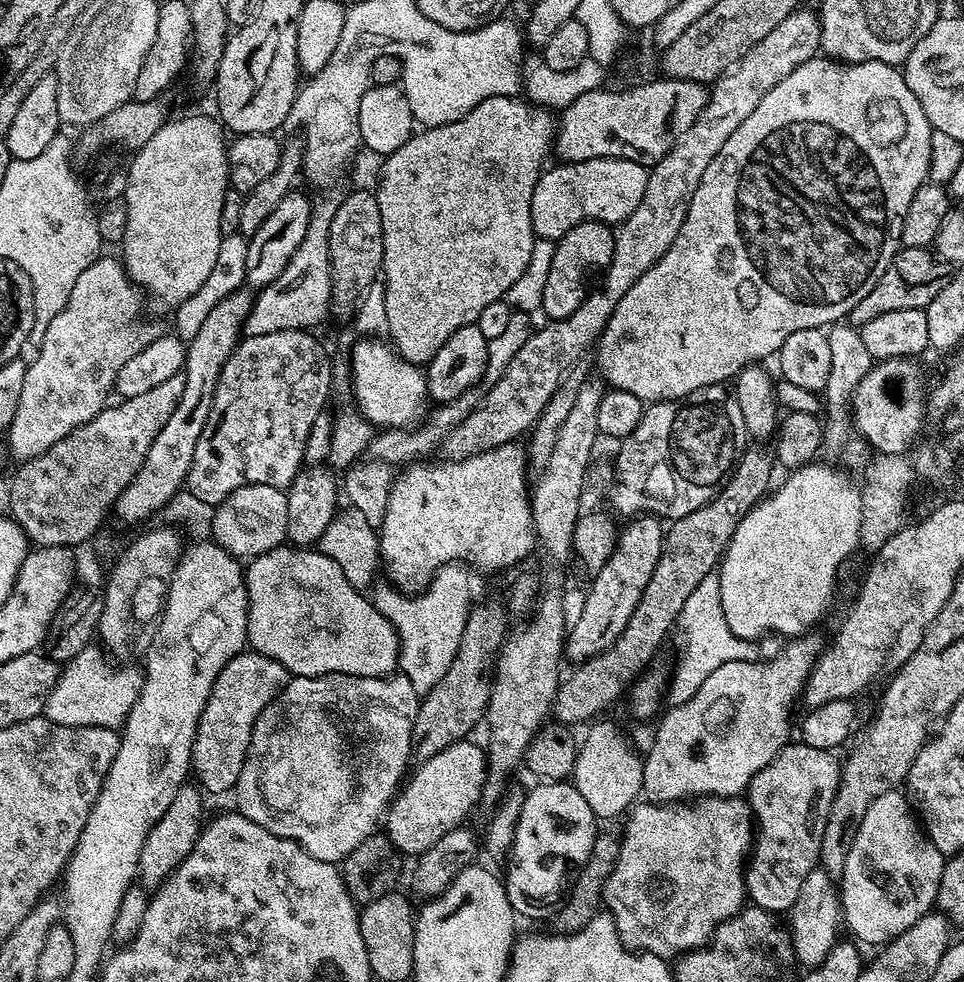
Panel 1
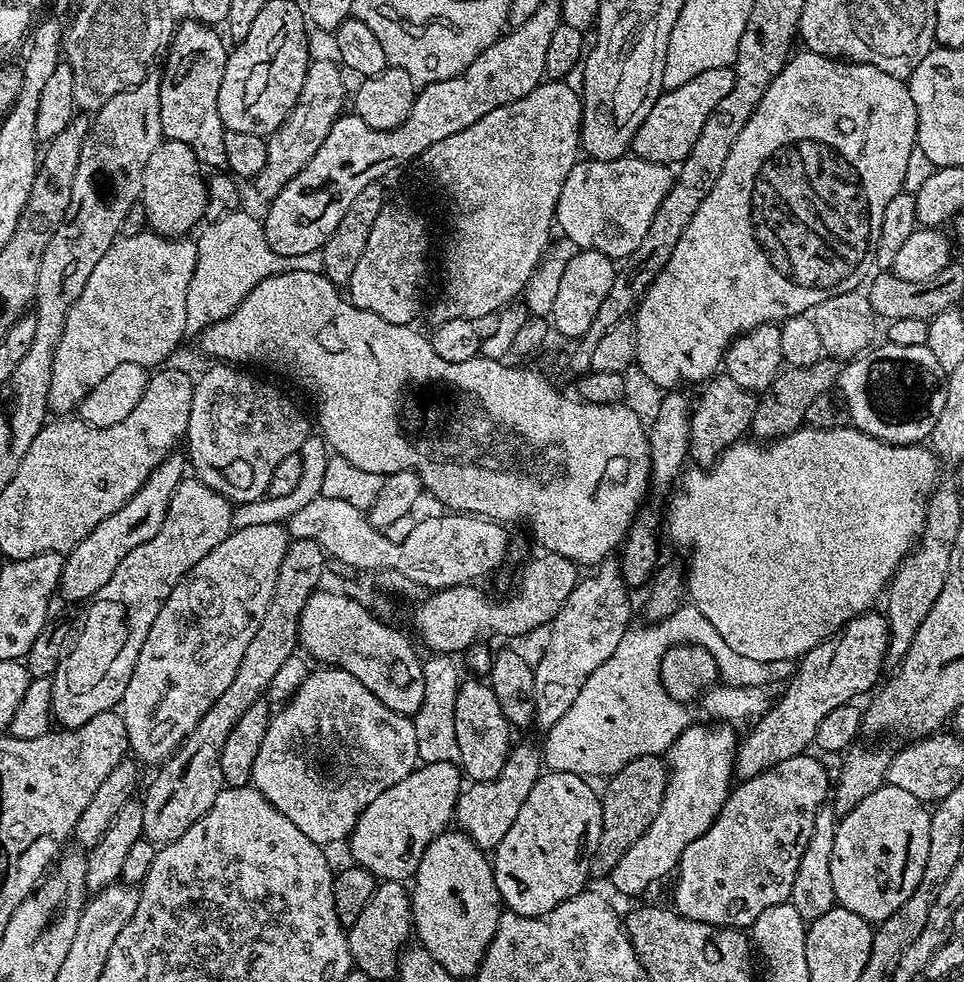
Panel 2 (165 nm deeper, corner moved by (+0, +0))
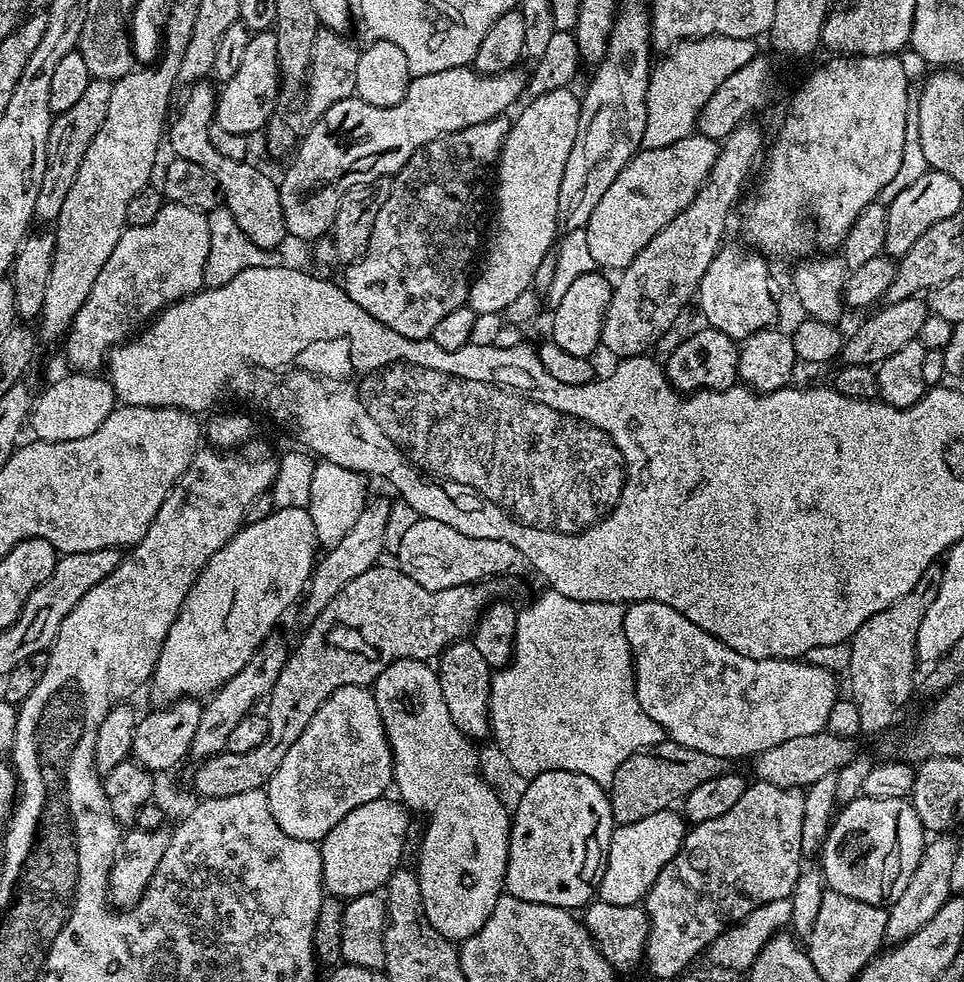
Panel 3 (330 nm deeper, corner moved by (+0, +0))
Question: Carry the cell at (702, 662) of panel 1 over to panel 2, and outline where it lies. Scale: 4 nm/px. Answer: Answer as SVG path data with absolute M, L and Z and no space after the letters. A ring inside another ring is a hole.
M681 606L673 616L651 623L648 627L650 628L632 626L622 635L622 642L618 643L614 654L586 680L582 692L578 694L570 710L559 718L554 727L547 729L545 736L548 737L542 741L543 763L547 771L573 772L575 776L585 778L593 778L592 776L611 778L631 760L643 756L663 757L669 746L678 738L678 734L686 731L694 722L693 717L688 717L689 705L675 700L660 683L660 660L669 648L675 648L678 644L695 644L698 648L705 648L716 659L717 669L723 670L723 679L732 686L739 685L742 688L759 688L761 685L769 686L768 684L780 686L791 680L796 672L795 660L754 662L754 658L742 658L742 654L734 654L734 650L730 650L730 646L722 642L722 634L718 634L718 630L714 630L714 626L706 622L702 610L694 606Z

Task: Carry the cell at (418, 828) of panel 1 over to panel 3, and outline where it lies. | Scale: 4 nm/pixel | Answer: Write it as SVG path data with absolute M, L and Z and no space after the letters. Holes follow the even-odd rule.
M388 799L366 802L366 806L350 810L350 814L346 814L346 818L342 818L342 822L338 822L338 826L334 826L334 830L319 841L327 895L351 898L379 893L397 868L401 867L404 839L408 836L409 809L395 799Z

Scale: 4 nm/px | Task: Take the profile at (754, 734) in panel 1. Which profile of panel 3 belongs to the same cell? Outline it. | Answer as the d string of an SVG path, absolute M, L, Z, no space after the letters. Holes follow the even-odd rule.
M672 808L658 810L658 814L650 814L633 824L621 824L613 827L611 836L606 841L606 855L604 858L604 873L600 876L598 889L599 899L610 902L610 906L630 906L640 904L647 896L650 886L658 878L658 874L678 854L678 850L684 845L686 835L686 821L679 811Z

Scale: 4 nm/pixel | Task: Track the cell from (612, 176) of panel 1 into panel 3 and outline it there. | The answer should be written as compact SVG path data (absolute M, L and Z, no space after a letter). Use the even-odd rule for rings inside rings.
M699 134L682 138L665 148L644 148L637 152L620 171L618 178L610 182L606 194L602 194L598 206L594 206L594 214L590 214L590 222L583 228L595 267L600 270L608 270L604 268L623 270L640 253L642 246L646 246L646 242L650 242L650 238L658 234L658 230L665 228L677 214L686 210L686 206L690 206L690 202L694 202L719 153L720 144L717 141Z

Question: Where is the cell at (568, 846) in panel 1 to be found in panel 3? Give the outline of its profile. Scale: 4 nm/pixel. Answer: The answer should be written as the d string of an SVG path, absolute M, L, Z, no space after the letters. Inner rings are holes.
M550 770L538 774L523 786L520 805L514 808L508 843L504 875L507 895L522 898L522 902L538 902L569 910L583 909L597 895L600 876L604 873L606 841L614 827L612 803L608 800L605 785L594 782L594 778L586 778L586 774Z

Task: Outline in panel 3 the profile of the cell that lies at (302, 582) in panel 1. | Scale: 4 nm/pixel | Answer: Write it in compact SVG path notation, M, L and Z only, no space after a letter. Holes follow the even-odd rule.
M396 660L378 674L374 685L374 695L378 702L380 717L388 735L388 745L392 747L392 779L395 787L400 787L399 799L405 805L436 804L432 817L424 828L424 841L420 844L420 893L424 903L424 913L448 940L463 942L468 940L490 918L490 910L505 891L504 875L508 861L508 843L512 829L510 808L500 801L500 796L483 780L476 776L480 768L477 745L454 726L450 710L442 698L442 686L436 676L435 667L422 660Z

